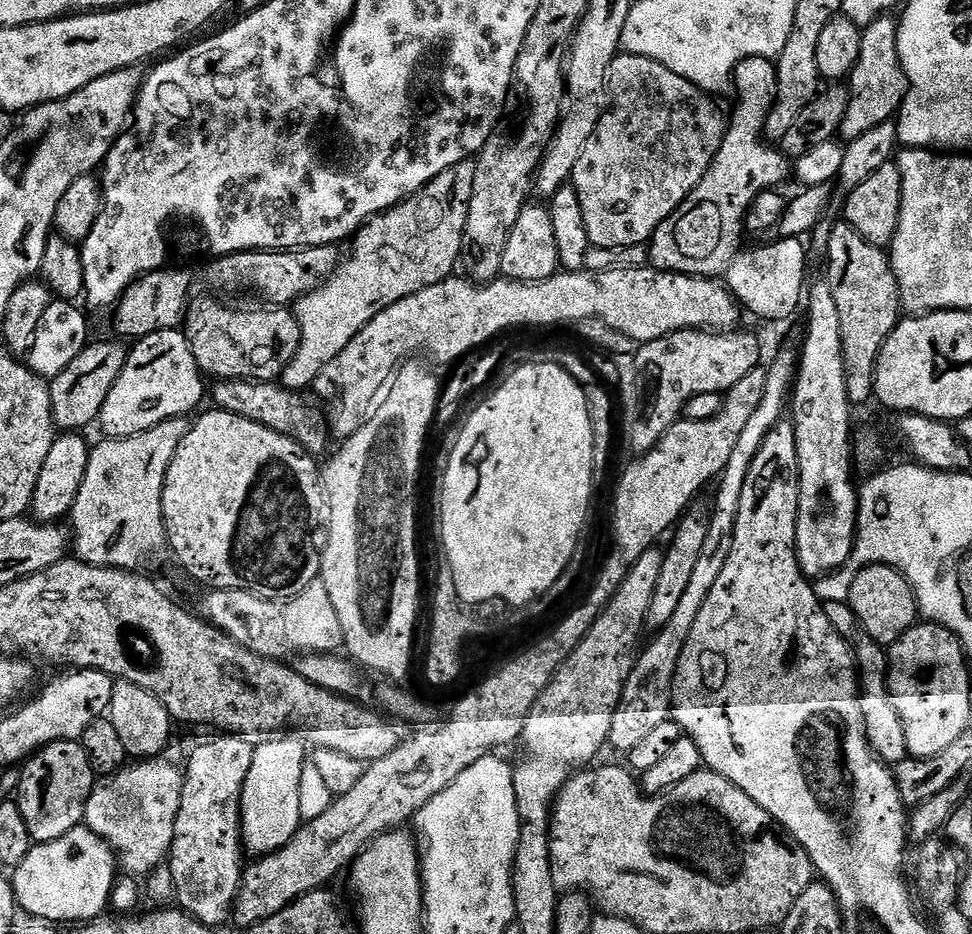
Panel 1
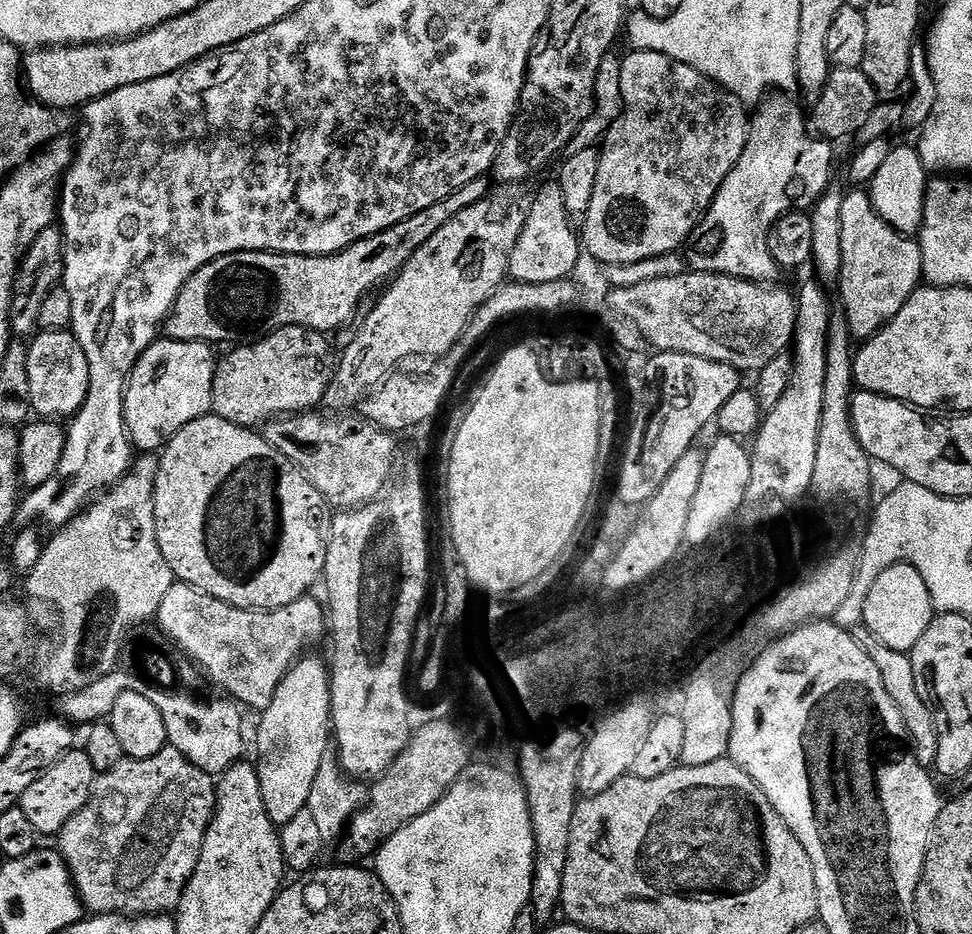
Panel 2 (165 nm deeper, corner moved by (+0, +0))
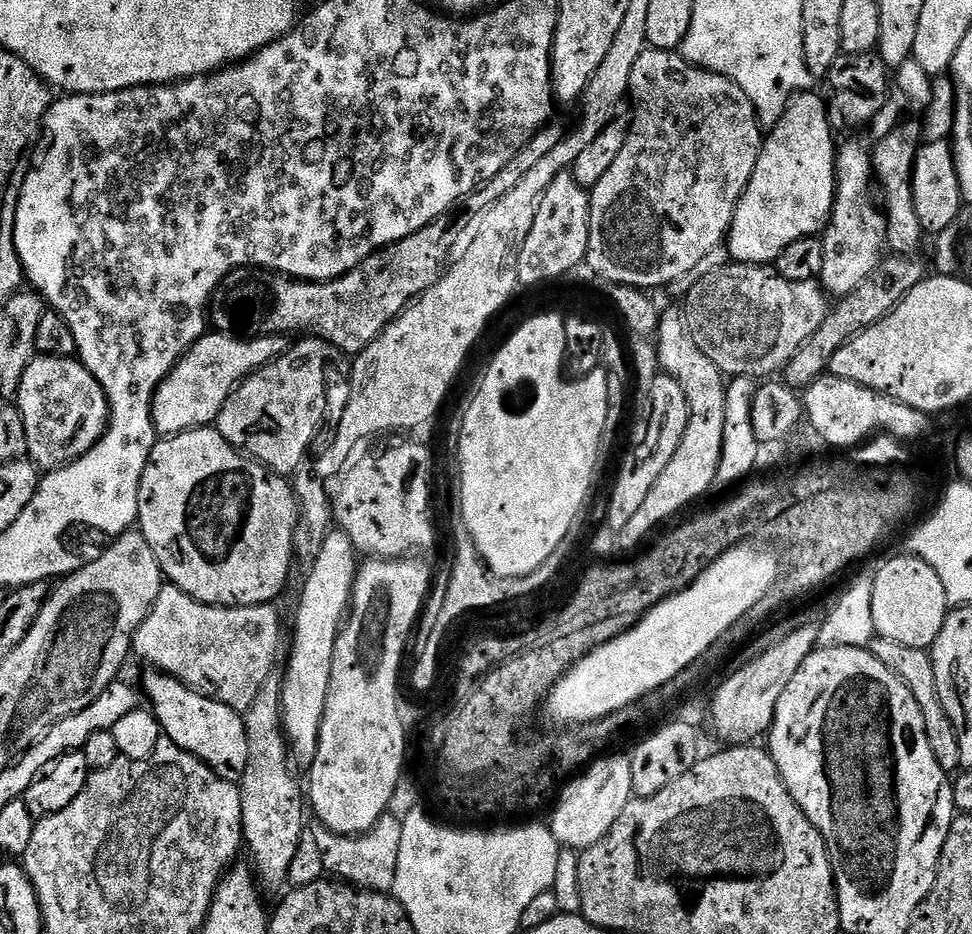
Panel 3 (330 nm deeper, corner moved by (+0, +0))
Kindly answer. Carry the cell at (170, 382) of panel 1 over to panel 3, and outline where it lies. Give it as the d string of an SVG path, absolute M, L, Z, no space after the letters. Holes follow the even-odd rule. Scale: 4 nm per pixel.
M209 331L197 344L192 345L192 349L174 365L167 378L156 388L156 394L152 399L152 421L156 426L157 433L161 437L177 436L183 432L189 432L192 428L206 428L215 425L218 414L226 406L233 390L249 374L257 372L262 366L266 366L284 355L289 347L288 336L241 338L236 334Z

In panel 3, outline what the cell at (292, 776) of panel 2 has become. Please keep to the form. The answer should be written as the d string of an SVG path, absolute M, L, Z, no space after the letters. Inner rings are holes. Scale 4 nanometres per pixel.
M339 530L329 531L318 546L318 556L310 572L298 612L292 658L288 662L290 672L284 677L283 706L284 733L288 736L290 755L301 769L312 767L320 727L324 721L326 698L330 694L330 678L334 666L334 646L340 630L350 612L352 587L358 571L358 553L350 534Z

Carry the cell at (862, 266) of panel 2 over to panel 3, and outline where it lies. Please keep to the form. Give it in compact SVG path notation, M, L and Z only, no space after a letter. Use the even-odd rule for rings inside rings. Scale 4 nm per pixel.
M919 123L900 124L892 128L880 141L871 145L872 171L878 192L884 195L882 208L888 221L887 247L901 256L915 256L921 250L920 243L926 239L926 233L918 218L918 210L914 210L914 190L912 189L912 171L918 141L920 140Z

